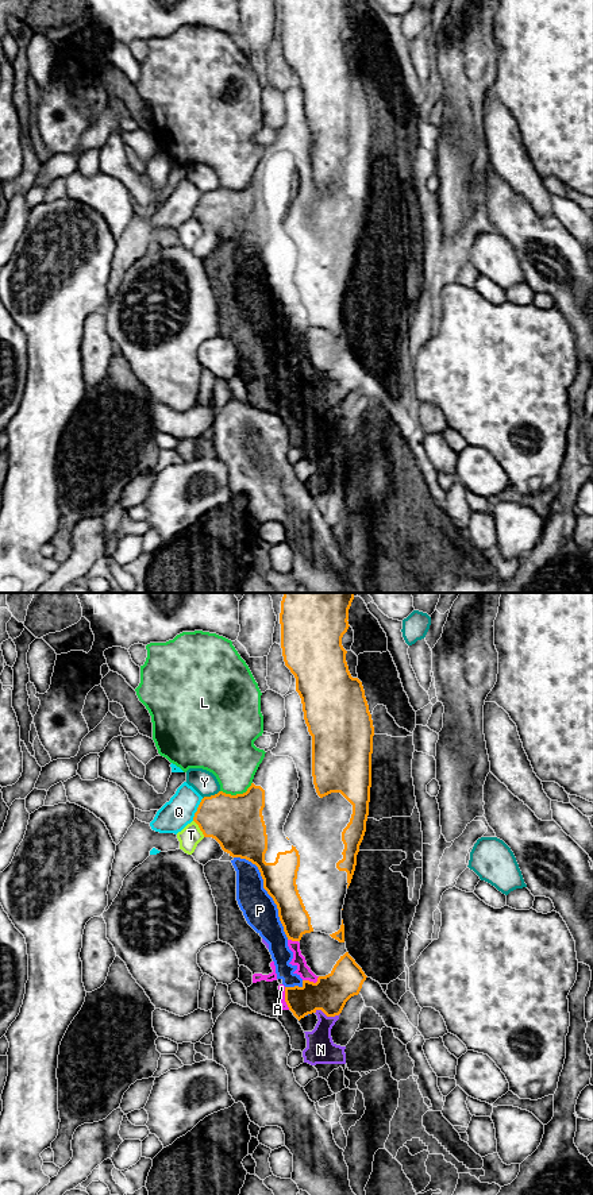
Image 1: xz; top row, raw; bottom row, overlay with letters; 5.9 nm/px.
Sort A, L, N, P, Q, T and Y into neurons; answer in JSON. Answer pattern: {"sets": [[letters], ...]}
{"sets": [["A", "N", "P"], ["L"], ["Q"], ["T"], ["Y"]]}

